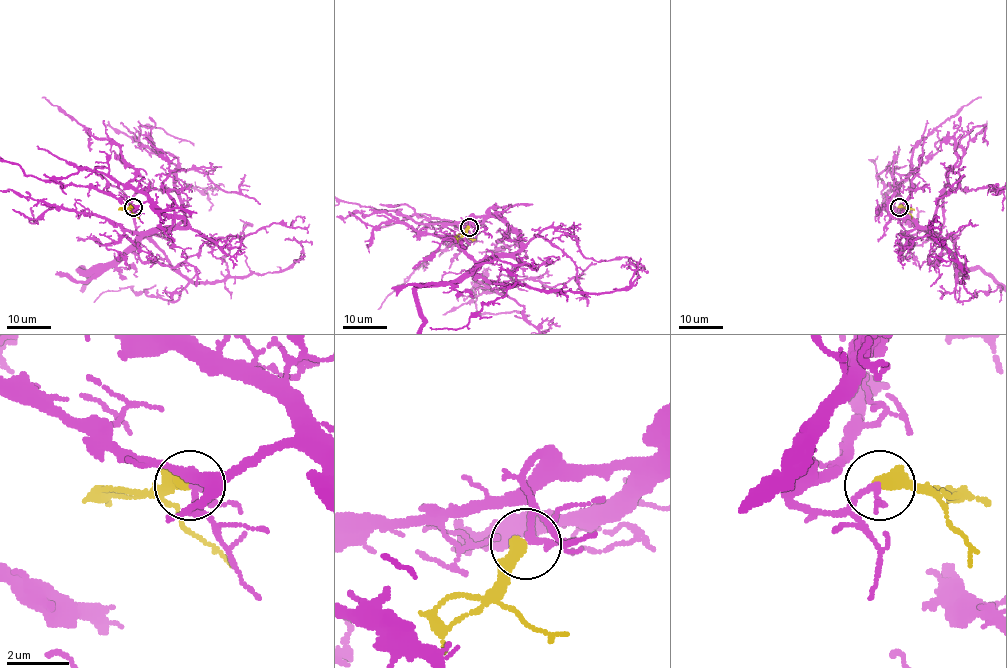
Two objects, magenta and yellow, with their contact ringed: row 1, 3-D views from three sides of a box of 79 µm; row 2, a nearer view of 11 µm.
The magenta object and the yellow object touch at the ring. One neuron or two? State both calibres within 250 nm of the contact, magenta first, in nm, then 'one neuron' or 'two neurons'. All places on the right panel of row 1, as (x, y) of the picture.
170/440 nm | one neuron

